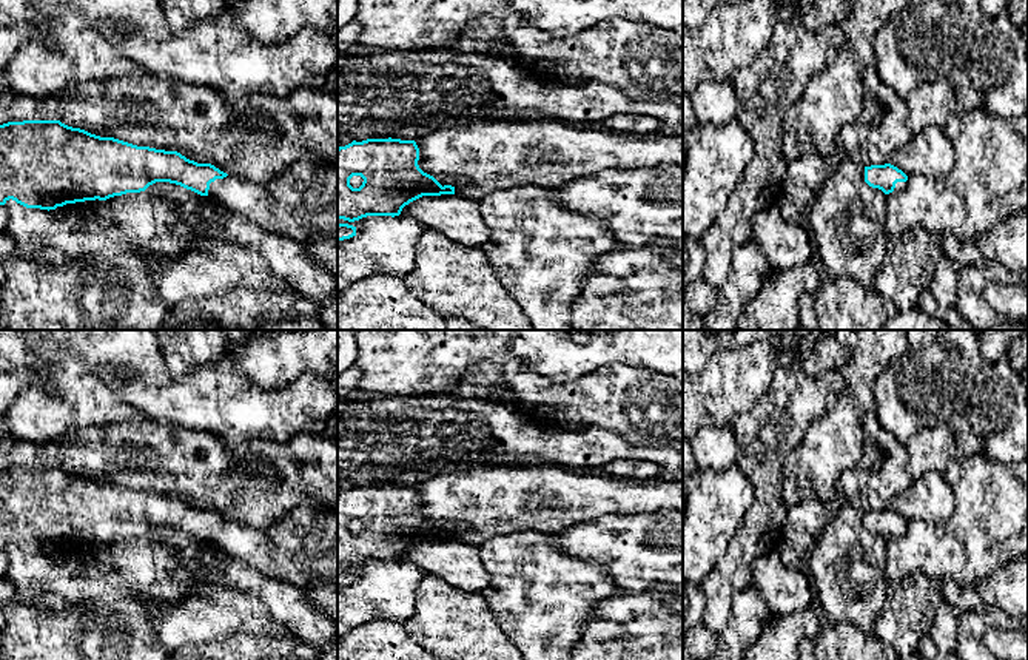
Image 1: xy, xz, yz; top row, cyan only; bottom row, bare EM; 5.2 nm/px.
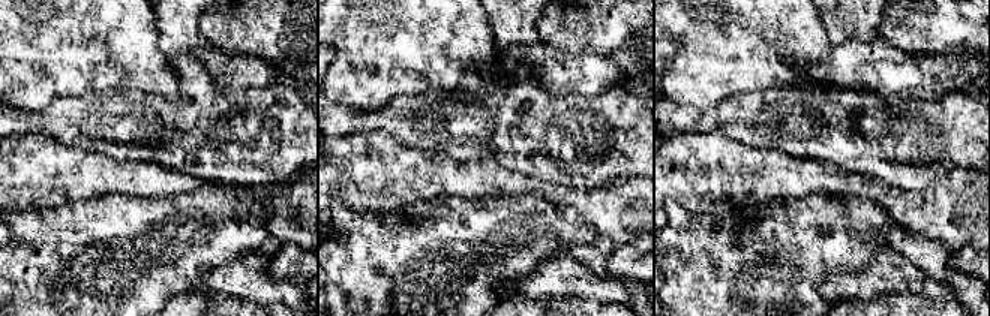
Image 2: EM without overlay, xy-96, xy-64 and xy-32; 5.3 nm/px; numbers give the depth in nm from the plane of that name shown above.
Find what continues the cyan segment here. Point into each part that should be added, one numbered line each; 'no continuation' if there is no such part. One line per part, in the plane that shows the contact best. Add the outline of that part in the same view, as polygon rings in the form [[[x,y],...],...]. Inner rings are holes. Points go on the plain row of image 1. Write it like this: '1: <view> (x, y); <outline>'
1: xy (301, 548); [[[301,503],[264,529],[228,520],[210,529],[208,541],[305,592],[314,586],[338,591],[338,510],[324,504]]]

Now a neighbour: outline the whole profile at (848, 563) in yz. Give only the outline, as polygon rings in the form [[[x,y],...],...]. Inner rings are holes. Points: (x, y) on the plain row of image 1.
[[[848,503],[837,506],[835,517],[828,520],[809,557],[812,586],[823,606],[823,621],[835,625],[849,621],[865,634],[872,634],[889,591],[886,578],[886,540],[865,527],[865,514]]]

